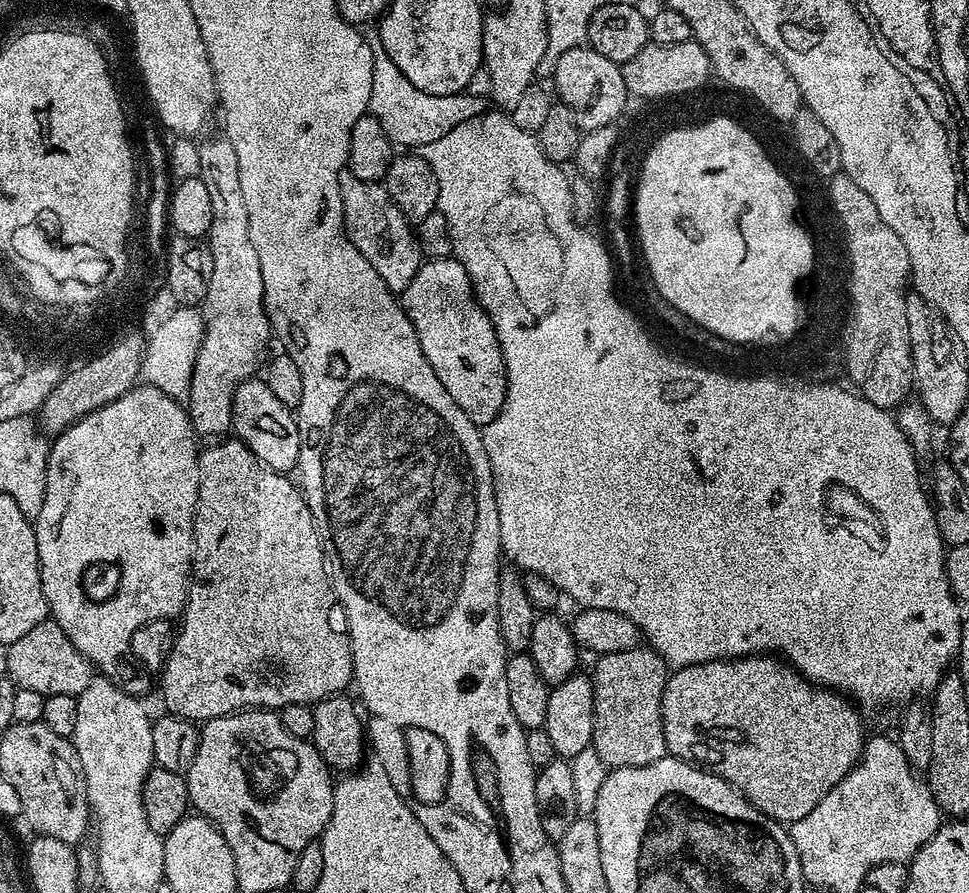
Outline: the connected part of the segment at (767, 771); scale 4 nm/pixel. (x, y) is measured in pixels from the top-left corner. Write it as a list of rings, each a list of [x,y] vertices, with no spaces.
[[[776,654],[677,668],[662,694],[668,755],[721,776],[771,820],[791,826],[860,761],[866,731],[849,697],[807,680]]]

